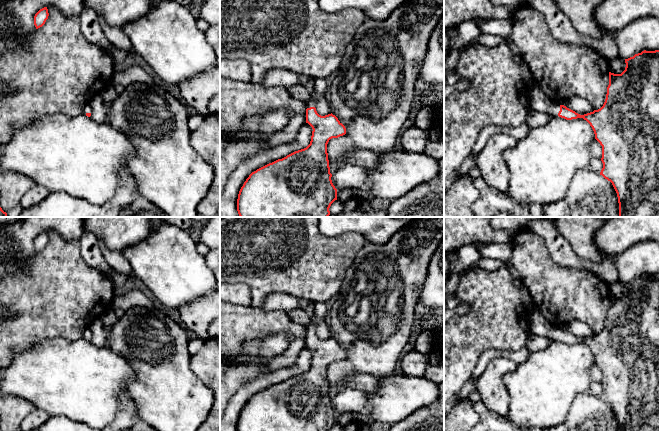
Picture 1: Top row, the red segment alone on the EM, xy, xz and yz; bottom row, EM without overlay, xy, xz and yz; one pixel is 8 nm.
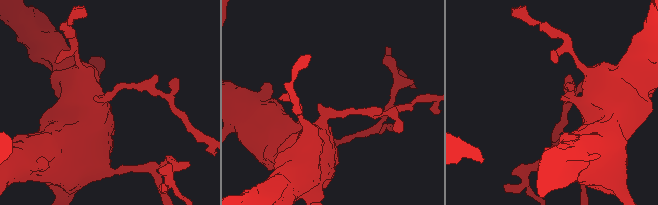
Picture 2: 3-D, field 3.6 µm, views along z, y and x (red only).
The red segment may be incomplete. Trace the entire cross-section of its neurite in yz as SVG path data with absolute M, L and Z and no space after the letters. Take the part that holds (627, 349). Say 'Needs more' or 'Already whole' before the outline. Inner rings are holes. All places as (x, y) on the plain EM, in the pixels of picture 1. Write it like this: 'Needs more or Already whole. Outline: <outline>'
Needs more. Outline: M644 274L625 287L621 298L609 296L606 323L598 334L580 339L552 326L534 305L527 311L529 330L552 341L583 342L590 348L602 370L600 399L612 407L619 431L659 431L659 274Z

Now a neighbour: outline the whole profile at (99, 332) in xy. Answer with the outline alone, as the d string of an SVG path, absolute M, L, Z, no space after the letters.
M101 318L93 322L89 328L92 331L91 343L97 347L105 347L107 345L108 329L104 326Z

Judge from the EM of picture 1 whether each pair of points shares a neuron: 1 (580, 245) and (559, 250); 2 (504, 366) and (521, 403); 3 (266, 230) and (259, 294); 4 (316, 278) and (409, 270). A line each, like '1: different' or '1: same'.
1: different
2: different
3: same
4: different

